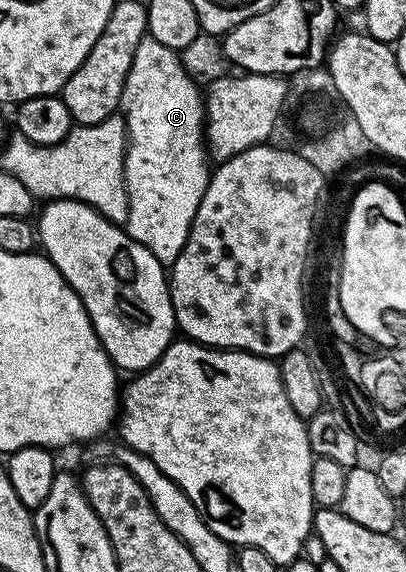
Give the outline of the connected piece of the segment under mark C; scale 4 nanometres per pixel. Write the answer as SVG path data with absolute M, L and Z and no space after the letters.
M147 36L139 40L139 48L135 48L135 60L131 60L131 72L127 72L127 80L123 84L119 110L125 119L127 135L125 191L129 211L123 229L136 242L143 244L143 248L147 248L147 252L151 252L162 266L169 268L191 232L195 212L199 212L199 204L209 183L211 165L205 141L205 99L199 86L181 66L178 51Z

